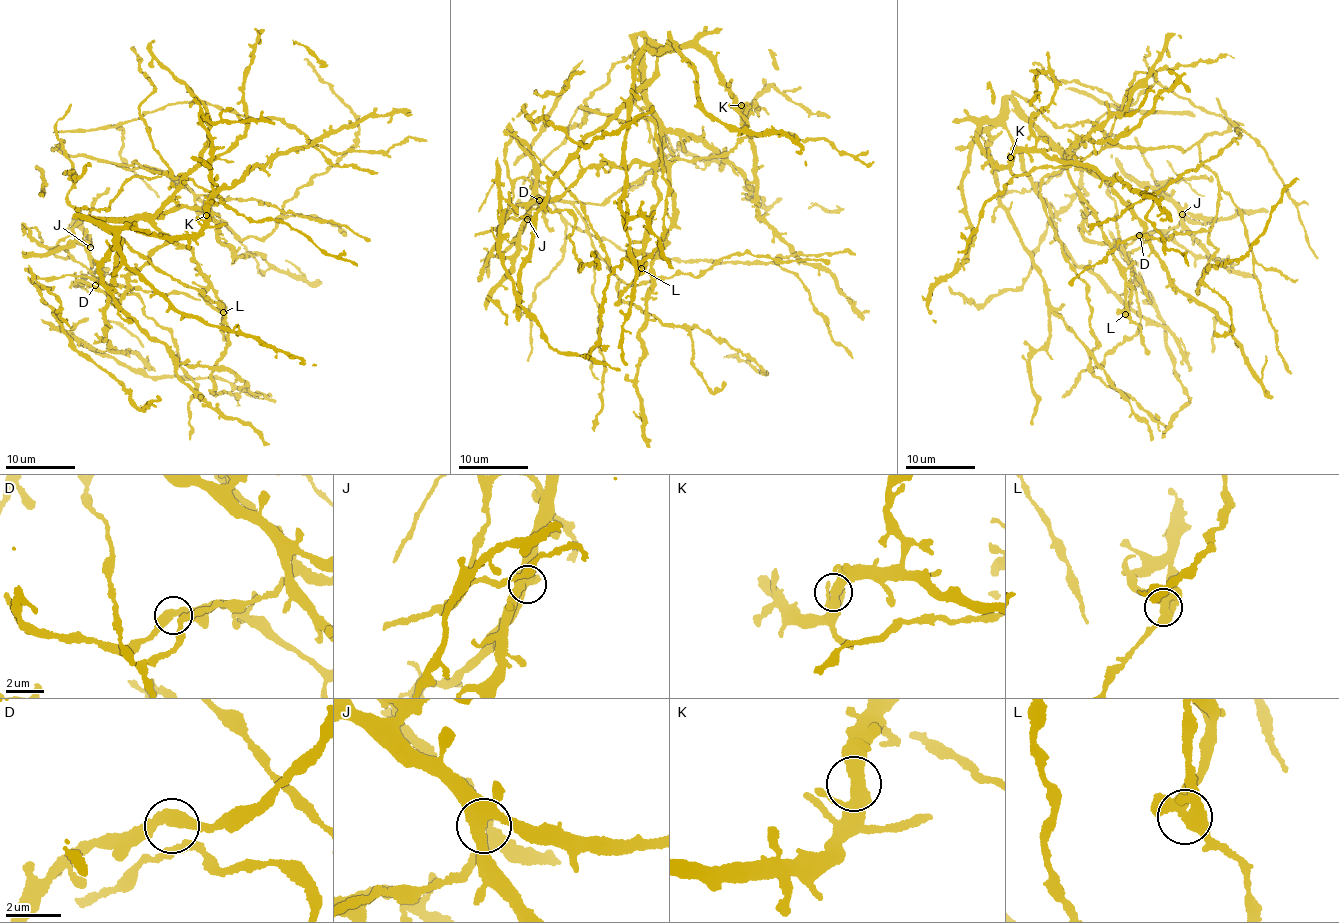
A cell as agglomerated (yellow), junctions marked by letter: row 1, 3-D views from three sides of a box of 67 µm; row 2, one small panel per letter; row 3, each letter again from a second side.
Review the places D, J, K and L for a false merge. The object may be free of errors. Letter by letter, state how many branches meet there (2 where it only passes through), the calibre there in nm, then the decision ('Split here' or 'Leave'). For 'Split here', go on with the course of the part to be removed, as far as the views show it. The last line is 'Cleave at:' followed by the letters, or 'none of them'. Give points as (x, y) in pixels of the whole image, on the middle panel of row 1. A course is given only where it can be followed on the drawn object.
D: Branches: 4. Thickness 340 nm. Leave
J: Branches: 4. Thickness 480 nm. Leave
K: Branches: 4. Thickness 400 nm. Leave
L: Branches: 4. Thickness 480 nm. Leave
Cleave at: none of them

